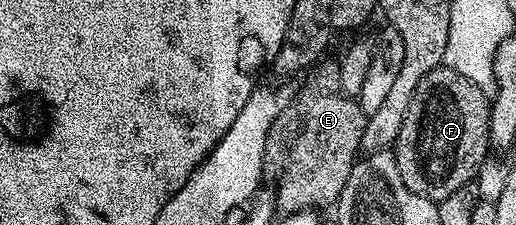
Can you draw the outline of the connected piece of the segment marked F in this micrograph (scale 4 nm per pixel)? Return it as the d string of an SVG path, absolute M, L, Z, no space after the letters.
M444 65L429 72L417 84L401 132L393 143L397 168L409 192L417 192L437 204L449 192L457 192L457 188L472 181L488 161L487 150L492 149L490 119L488 91L477 88L473 80L465 80L461 72L453 72Z

